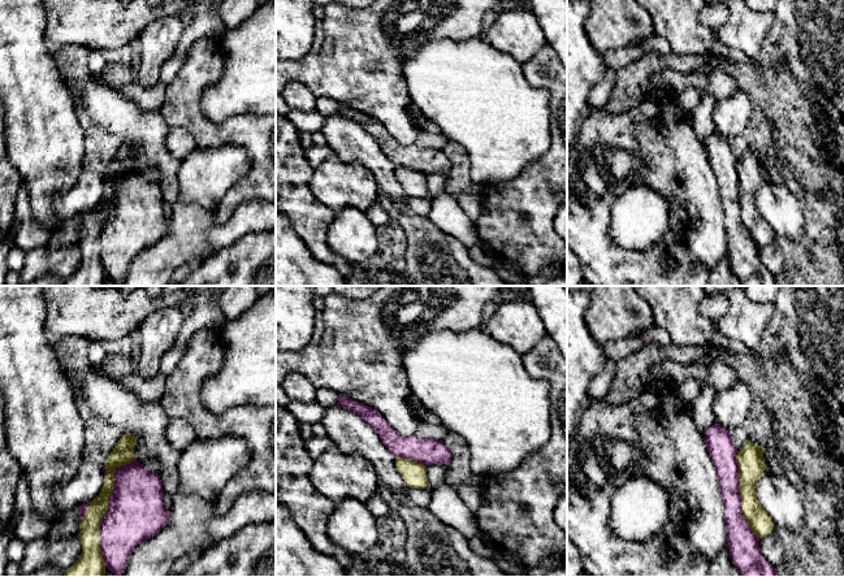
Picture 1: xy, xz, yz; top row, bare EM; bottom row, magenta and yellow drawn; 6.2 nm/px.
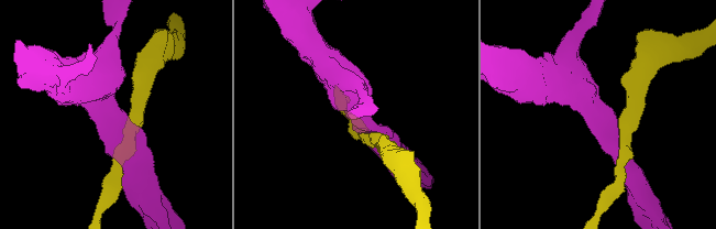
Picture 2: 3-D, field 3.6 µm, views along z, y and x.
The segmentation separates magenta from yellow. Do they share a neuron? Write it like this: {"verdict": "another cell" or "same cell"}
{"verdict": "another cell"}

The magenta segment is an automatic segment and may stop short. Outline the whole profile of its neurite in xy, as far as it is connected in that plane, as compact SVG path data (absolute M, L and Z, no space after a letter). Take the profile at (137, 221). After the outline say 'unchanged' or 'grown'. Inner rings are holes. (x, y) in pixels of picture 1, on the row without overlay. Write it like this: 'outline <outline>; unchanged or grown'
outline M137 168L116 177L109 218L99 237L105 276L120 286L134 256L168 234L159 183L147 181Z; unchanged

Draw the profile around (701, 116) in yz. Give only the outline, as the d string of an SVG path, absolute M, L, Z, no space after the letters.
M702 94L698 104L689 112L689 121L696 136L705 149L706 139L715 133L713 114L718 99L710 94Z

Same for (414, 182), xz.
M395 166L395 175L407 196L425 198L428 195L427 175L415 169Z

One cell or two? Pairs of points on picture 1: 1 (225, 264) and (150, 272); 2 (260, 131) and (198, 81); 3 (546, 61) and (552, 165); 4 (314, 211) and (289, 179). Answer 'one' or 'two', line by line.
1: two
2: one
3: one
4: one

